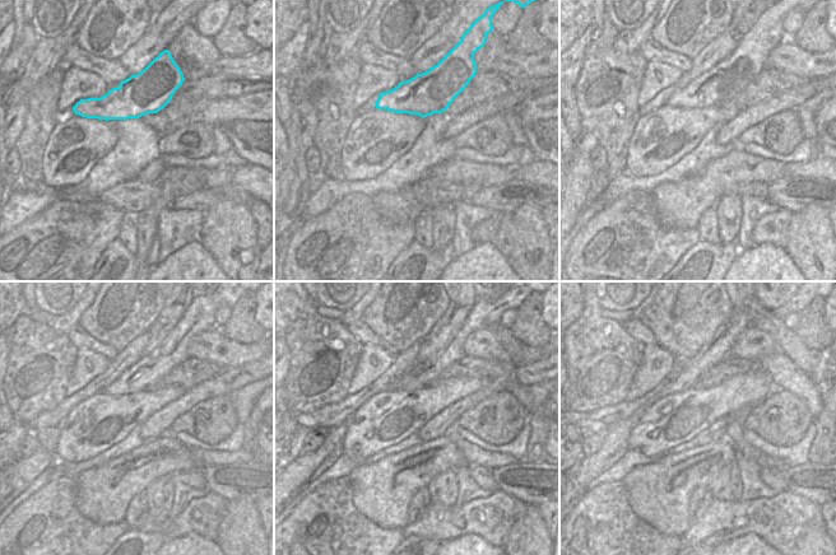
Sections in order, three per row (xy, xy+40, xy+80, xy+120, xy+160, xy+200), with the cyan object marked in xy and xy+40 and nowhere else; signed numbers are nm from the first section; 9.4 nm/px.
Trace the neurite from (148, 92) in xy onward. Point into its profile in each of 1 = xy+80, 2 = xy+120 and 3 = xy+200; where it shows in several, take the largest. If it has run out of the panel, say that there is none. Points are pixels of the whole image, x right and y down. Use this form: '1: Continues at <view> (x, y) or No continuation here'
1: Continues at xy+80 (715, 88)
2: Continues at xy+120 (199, 317)
3: Continues at xy+200 (790, 307)

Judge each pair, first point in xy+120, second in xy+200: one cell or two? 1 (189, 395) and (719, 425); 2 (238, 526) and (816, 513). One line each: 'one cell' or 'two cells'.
1: one cell
2: two cells

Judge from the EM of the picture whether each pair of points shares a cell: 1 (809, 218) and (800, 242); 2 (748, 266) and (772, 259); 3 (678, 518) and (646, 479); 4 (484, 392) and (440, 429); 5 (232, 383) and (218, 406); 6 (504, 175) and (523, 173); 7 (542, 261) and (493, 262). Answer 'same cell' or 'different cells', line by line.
1: same cell
2: same cell
3: same cell
4: same cell
5: different cells
6: different cells
7: different cells

